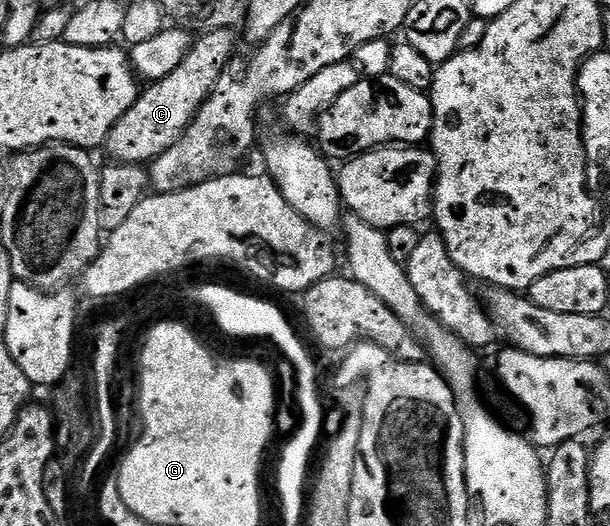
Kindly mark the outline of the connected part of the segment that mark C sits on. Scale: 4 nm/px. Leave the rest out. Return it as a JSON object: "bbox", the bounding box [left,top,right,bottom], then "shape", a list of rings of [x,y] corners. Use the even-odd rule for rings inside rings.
{"bbox":[105,28,236,166],"shape":[[[213,28],[202,35],[192,43],[181,66],[177,66],[173,74],[148,83],[140,91],[134,106],[109,130],[105,152],[111,155],[112,161],[147,166],[179,141],[205,98],[209,98],[213,86],[217,86],[217,78],[228,71],[227,59],[235,52],[236,33],[232,29]]]}

